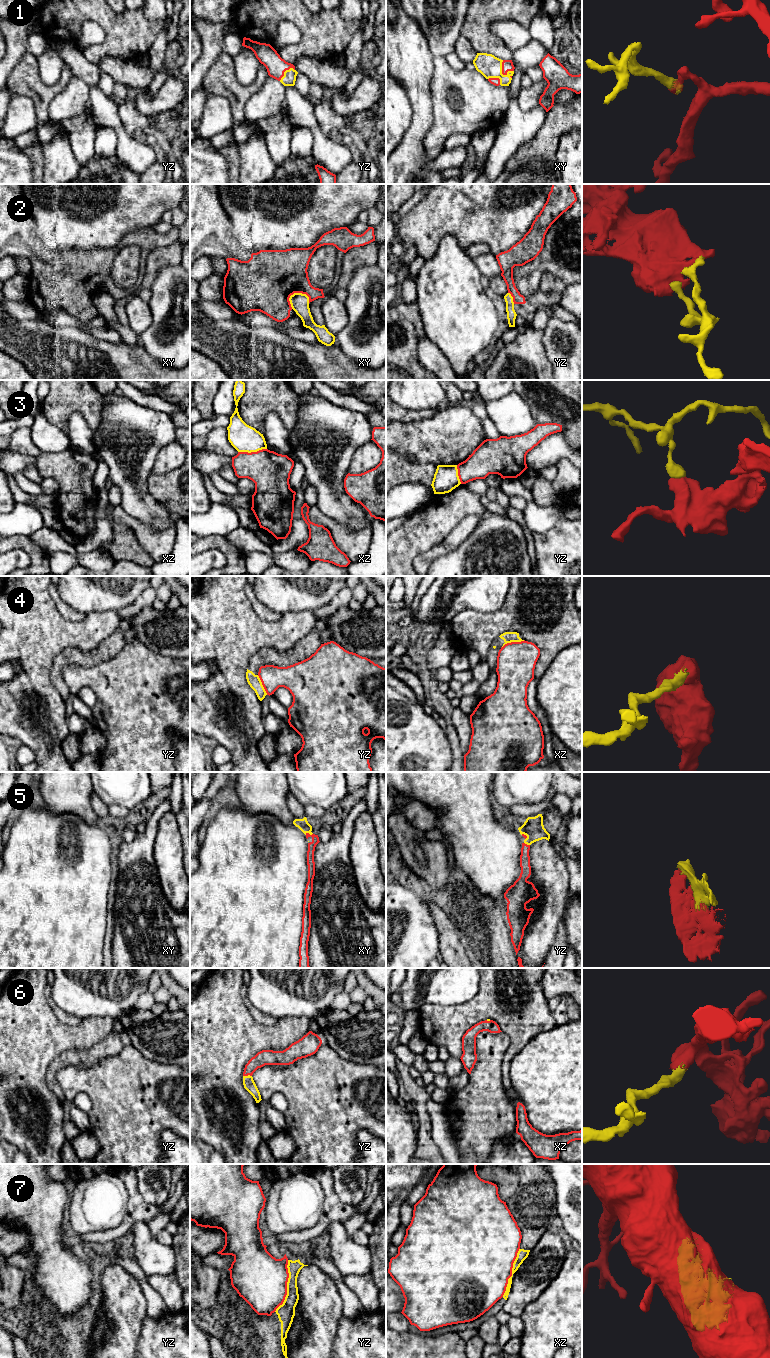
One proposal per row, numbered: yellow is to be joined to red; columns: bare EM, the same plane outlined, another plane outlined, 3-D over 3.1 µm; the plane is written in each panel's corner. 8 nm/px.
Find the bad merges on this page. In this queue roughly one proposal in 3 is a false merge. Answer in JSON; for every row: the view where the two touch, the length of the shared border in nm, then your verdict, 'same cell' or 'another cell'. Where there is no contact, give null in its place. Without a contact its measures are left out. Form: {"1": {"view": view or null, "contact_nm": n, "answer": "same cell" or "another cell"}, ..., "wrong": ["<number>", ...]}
{"1": {"view": "xy", "contact_nm": 130, "answer": "same cell"}, "2": {"view": "xy", "contact_nm": 180, "answer": "another cell"}, "3": {"view": "xz", "contact_nm": 240, "answer": "another cell"}, "4": {"view": "xz", "contact_nm": 190, "answer": "another cell"}, "5": {"view": "xy", "contact_nm": 60, "answer": "same cell"}, "6": {"view": "yz", "contact_nm": 70, "answer": "same cell"}, "7": {"view": "yz", "contact_nm": 440, "answer": "another cell"}, "wrong": ["2", "3", "4", "7"]}

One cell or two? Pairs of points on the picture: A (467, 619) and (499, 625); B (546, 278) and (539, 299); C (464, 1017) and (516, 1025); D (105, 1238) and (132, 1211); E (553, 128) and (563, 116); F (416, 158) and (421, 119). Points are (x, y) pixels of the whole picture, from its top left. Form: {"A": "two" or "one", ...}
{"A": "one", "B": "one", "C": "one", "D": "one", "E": "one", "F": "one"}

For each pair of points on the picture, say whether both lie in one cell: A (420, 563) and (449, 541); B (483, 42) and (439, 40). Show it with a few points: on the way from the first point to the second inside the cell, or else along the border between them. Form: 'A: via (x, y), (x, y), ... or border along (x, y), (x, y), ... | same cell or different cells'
A: via (427, 558), (442, 548) | same cell
B: border along (466, 11), (460, 34) | different cells

